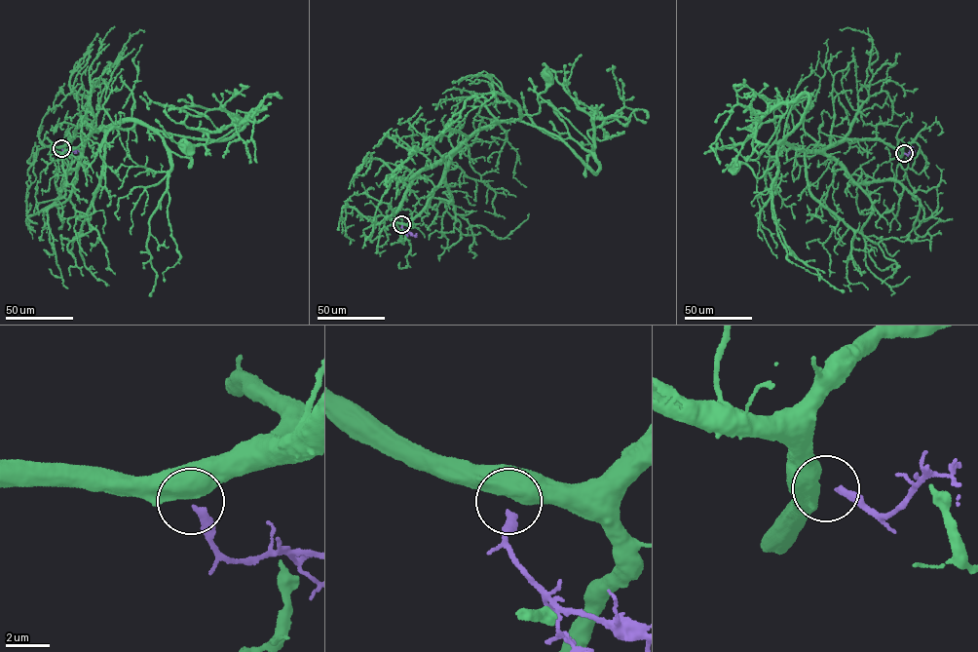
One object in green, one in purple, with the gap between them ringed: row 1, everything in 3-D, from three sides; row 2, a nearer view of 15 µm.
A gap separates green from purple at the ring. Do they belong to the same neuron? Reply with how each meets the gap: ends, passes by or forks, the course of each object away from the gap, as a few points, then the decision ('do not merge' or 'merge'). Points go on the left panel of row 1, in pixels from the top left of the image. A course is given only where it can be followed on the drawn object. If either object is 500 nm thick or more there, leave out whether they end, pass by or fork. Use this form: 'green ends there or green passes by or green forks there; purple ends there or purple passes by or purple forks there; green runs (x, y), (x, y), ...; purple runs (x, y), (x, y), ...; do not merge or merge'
green runs (61, 148), (83, 123), (98, 130), (134, 120), (149, 126), (170, 151), (187, 157), (190, 167), (185, 148); purple runs (61, 148), (63, 151), (79, 150); do not merge

